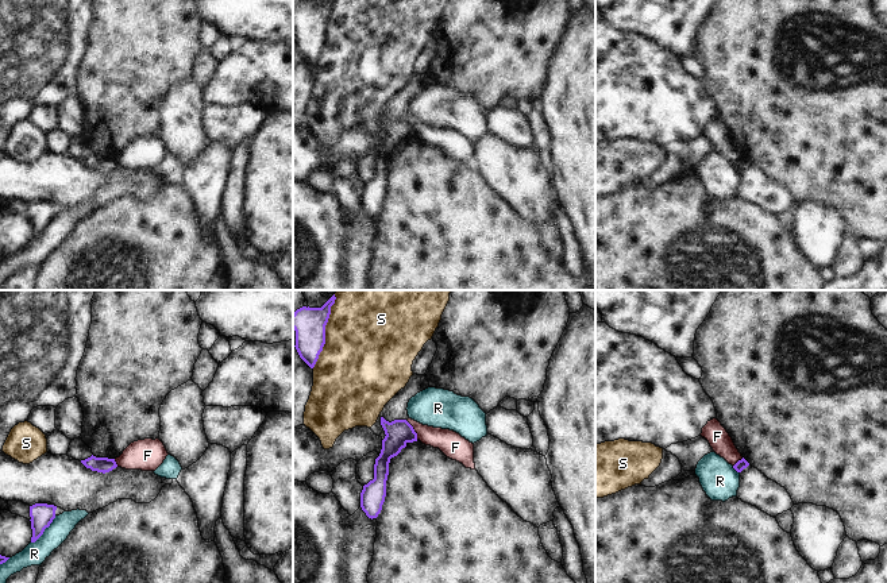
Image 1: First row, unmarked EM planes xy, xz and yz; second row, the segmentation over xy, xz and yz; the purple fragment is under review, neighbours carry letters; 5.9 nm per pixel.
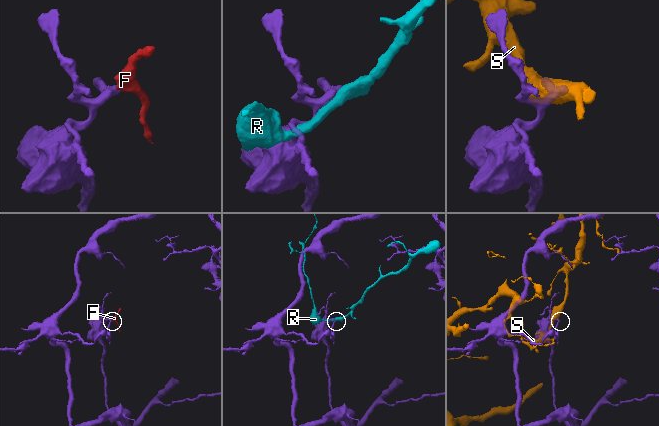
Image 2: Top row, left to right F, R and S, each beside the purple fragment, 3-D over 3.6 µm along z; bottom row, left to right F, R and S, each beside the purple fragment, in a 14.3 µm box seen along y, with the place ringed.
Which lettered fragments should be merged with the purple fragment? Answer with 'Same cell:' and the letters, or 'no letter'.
Same cell: no letter

